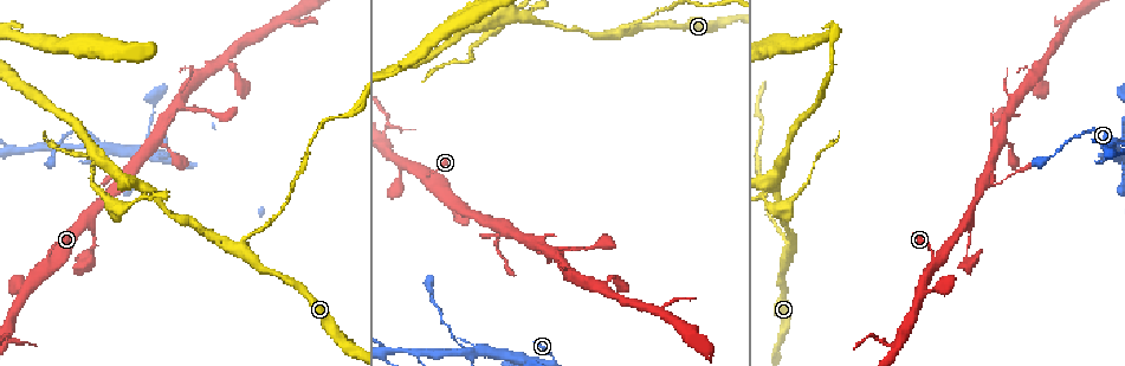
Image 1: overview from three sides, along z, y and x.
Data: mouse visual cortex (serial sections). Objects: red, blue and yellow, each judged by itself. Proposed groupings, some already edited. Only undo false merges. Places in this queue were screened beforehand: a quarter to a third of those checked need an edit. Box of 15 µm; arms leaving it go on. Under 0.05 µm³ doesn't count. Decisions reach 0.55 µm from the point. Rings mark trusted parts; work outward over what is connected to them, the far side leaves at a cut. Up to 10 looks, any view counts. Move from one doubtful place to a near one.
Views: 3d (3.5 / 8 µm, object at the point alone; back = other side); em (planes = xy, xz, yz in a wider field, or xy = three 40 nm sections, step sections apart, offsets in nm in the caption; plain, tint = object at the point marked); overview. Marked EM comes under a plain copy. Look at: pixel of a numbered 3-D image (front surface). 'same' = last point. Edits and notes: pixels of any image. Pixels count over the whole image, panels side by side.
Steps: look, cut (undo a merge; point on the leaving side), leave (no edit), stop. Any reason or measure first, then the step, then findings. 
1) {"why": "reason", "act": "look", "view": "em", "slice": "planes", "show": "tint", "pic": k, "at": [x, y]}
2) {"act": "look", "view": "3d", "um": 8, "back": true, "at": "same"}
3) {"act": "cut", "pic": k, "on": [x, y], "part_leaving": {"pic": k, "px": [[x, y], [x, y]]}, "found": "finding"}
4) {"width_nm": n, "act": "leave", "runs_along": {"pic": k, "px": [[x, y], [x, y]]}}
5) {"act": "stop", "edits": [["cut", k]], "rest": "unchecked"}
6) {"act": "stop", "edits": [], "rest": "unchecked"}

{"why": "sharp bend", "act": "look", "view": "3d", "um": 3.5, "pic": 1, "at": [1107, 141]}

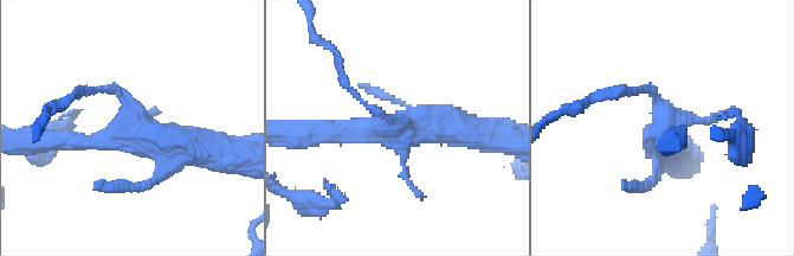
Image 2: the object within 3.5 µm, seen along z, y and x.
{"arms": 4, "arm_widths_nm": [100, 100, 250, 450], "why": "need the tissue", "act": "look", "view": "em", "slice": "xy", "step": 2, "show": "tint", "pic": 2, "at": [401, 128]}

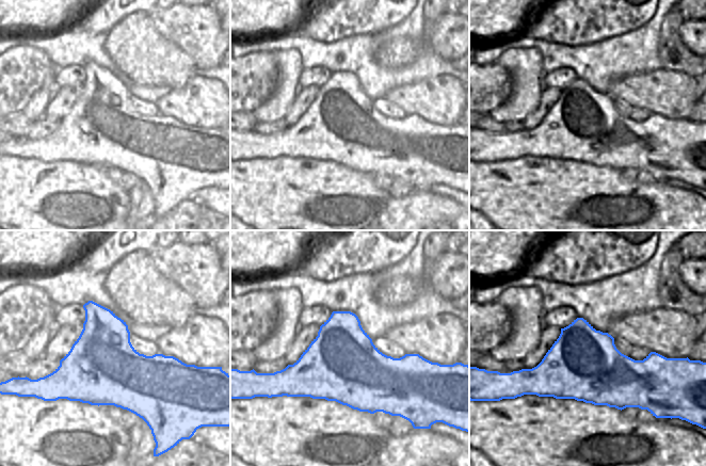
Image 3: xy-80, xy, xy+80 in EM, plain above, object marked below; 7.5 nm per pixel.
{"act": "leave", "runs_along": {"pic": 2, "px": [[212, 149], [146, 135], [55, 139]]}, "found": "one cell here"}

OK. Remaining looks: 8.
{"why": "abrupt turn", "act": "look", "view": "3d", "um": 3.5, "pic": 1, "at": [1116, 146]}

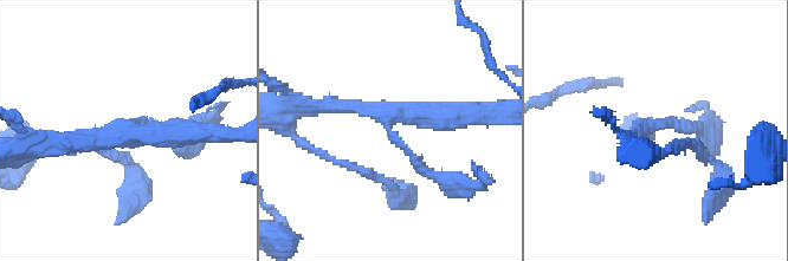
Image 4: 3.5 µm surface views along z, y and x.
{"arms": 3, "arm_widths_nm": [100, 250, 300], "why": "need the tissue", "act": "look", "view": "em", "slice": "xy", "step": 2, "show": "tint", "pic": 4, "at": [639, 136]}

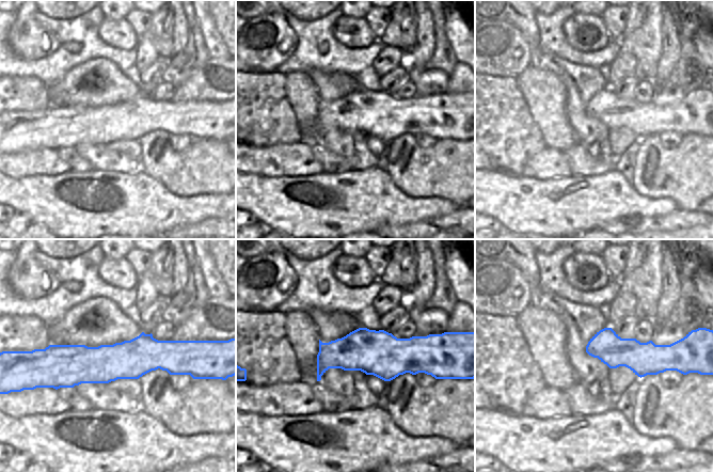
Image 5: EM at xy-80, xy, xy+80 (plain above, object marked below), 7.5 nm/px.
{"act": "leave", "runs_along": {"pic": 4, "px": [[206, 131], [46, 142]]}, "found": "continuous, no second cell"}

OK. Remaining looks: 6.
{"why": "sharp bend", "act": "look", "view": "3d", "um": 3.5, "pic": 1, "at": [5, 333]}

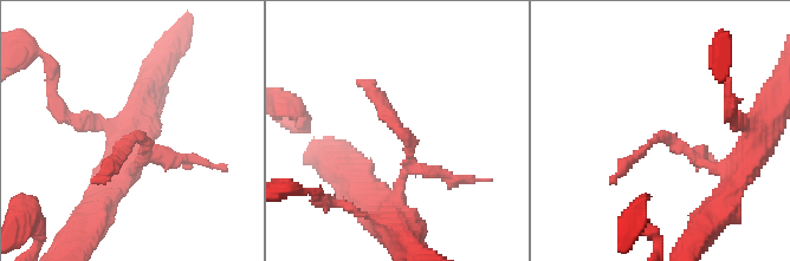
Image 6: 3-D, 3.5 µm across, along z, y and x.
{"arm_widths_nm": [150, 150], "act": "look", "view": "em", "slice": "xy", "step": 5, "show": "tint", "pic": 6, "at": [663, 137]}

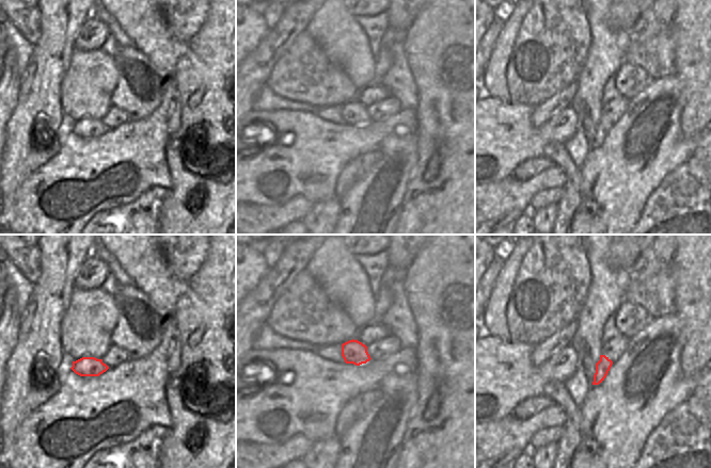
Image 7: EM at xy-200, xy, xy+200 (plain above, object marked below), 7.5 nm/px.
{"width_nm": 180, "act": "cut", "pic": 6, "on": [405, 132], "part_leaving": {"pic": 6, "px": [[408, 168], [408, 141], [369, 83]]}, "found": "a second cell is stuck on"}

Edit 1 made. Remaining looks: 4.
{"why": "redraw", "act": "look", "view": "overview"}

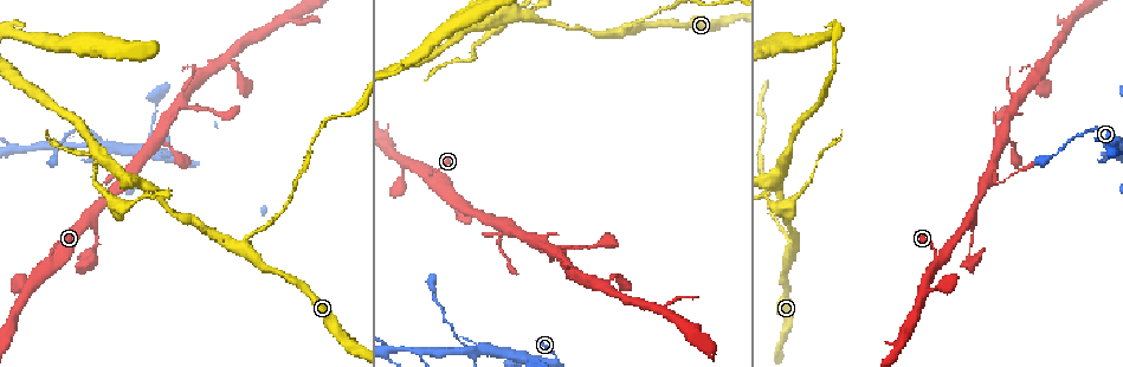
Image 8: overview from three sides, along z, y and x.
{"why": "three arms meet", "act": "look", "view": "3d", "um": 8, "pic": 8, "at": [624, 32]}

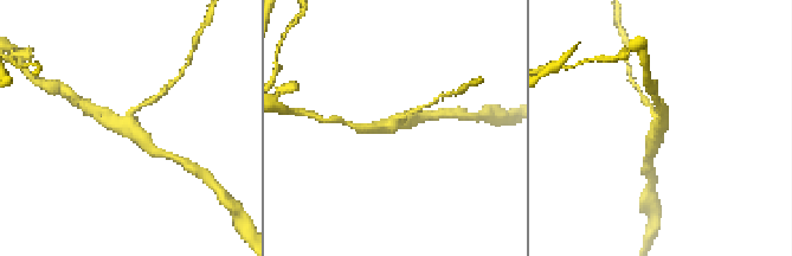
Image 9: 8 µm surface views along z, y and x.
{"act": "look", "view": "3d", "um": 3.5, "pic": 9, "at": [656, 128]}

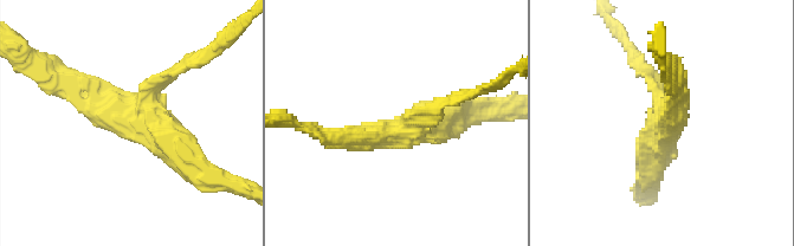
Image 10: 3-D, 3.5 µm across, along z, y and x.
{"act": "look", "view": "em", "slice": "xy", "step": 1, "show": "tint", "pic": 10, "at": [415, 129]}

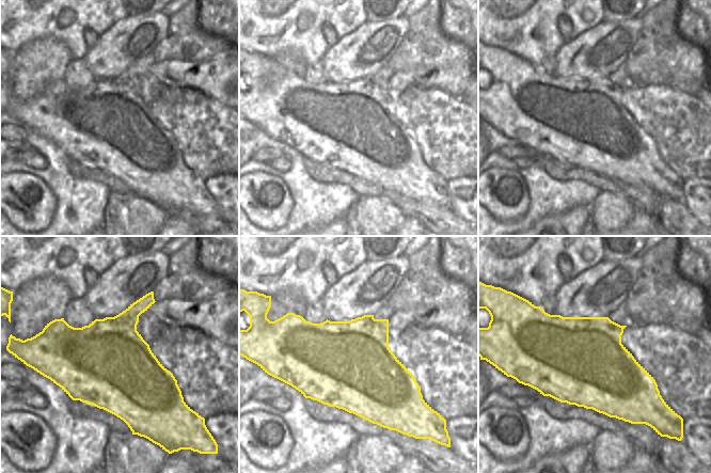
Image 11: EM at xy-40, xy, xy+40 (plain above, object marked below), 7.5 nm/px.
{"width_nm": 650, "act": "leave", "runs_along": {"pic": 10, "px": [[202, 174], [79, 83]]}, "found": "continuous, no second cell"}

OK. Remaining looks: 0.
{"act": "stop", "edits": [["cut", 6]], "rest": "unchecked"}

